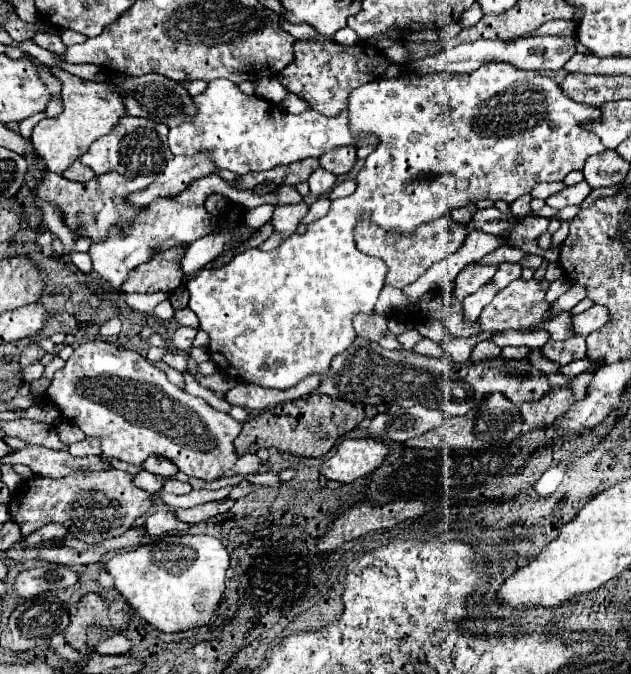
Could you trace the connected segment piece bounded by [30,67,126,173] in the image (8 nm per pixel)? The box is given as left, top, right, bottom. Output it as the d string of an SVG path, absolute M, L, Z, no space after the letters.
M51 67L51 72L62 81L62 97L64 97L64 111L56 119L42 119L32 133L32 145L46 161L48 169L54 173L62 173L68 169L82 153L92 145L96 137L108 135L118 121L126 115L124 97L112 83L98 83L98 81L82 81L58 67Z

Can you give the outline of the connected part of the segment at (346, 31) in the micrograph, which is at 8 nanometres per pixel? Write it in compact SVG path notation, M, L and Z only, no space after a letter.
M344 27L344 29L334 33L334 41L342 43L342 45L354 45L354 43L358 43L358 37L350 27Z

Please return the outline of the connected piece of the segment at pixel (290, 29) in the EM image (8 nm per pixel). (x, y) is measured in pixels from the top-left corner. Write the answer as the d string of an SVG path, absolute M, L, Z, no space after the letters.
M280 21L280 29L284 29L286 33L290 33L296 39L318 39L322 35L318 35L314 29L308 29L308 25L304 23L290 23L290 21Z

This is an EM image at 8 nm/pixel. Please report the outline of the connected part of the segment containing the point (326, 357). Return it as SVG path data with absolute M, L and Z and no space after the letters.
M492 61L488 65L482 65L480 69L476 69L474 73L432 73L432 75L418 75L414 71L404 73L400 77L394 79L376 79L372 83L366 83L358 89L354 89L350 93L350 131L354 135L376 135L378 137L378 147L376 151L366 159L364 169L358 173L356 177L356 191L348 197L342 199L334 199L332 207L328 211L328 215L324 215L322 219L314 221L308 225L304 235L292 235L290 239L286 239L284 243L280 243L280 247L272 249L272 251L260 251L260 249L248 249L240 255L236 255L228 265L220 267L220 269L202 269L198 273L198 277L194 277L192 281L188 281L188 291L190 291L190 309L198 315L200 319L200 329L204 329L210 335L210 357L212 361L218 365L218 369L242 383L254 383L260 387L272 387L272 389L290 389L294 387L298 381L302 381L306 375L312 373L328 373L328 365L332 361L334 355L342 353L344 349L348 349L348 345L352 343L352 337L356 337L354 327L352 327L352 319L356 313L372 313L376 299L384 287L384 273L386 273L386 265L376 259L376 257L368 257L364 253L360 253L354 245L354 227L358 217L368 217L370 221L374 221L376 225L384 227L386 231L398 231L398 233L414 233L418 225L428 223L432 219L438 219L442 215L446 215L450 209L454 207L464 207L470 203L476 203L478 199L492 199L492 201L506 201L512 203L518 197L526 195L532 191L534 185L542 183L542 181L564 181L564 177L570 171L582 171L584 163L590 155L594 153L604 153L606 147L602 145L600 137L590 131L584 129L582 123L590 123L600 119L602 113L598 107L592 105L582 105L572 101L570 97L564 95L564 91L560 89L560 85L556 81L552 81L550 77L546 77L540 71L522 71L516 69L514 65L508 65L506 61Z

